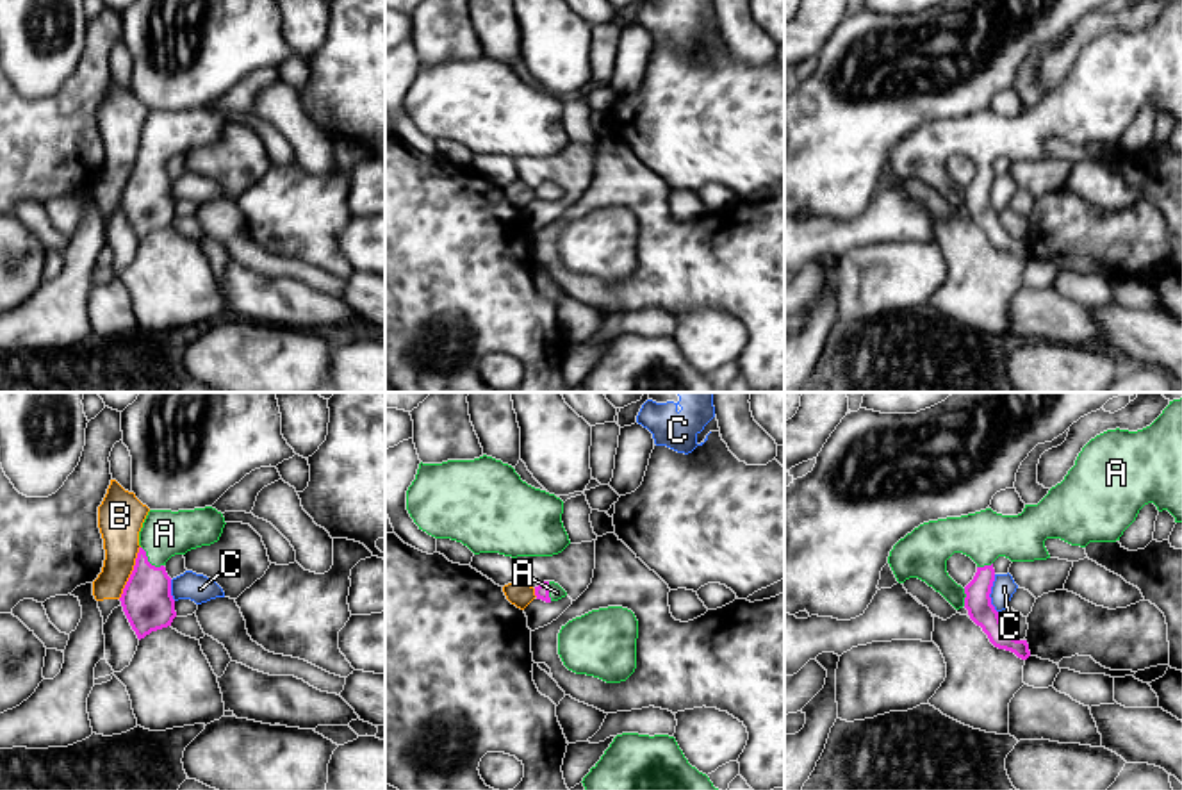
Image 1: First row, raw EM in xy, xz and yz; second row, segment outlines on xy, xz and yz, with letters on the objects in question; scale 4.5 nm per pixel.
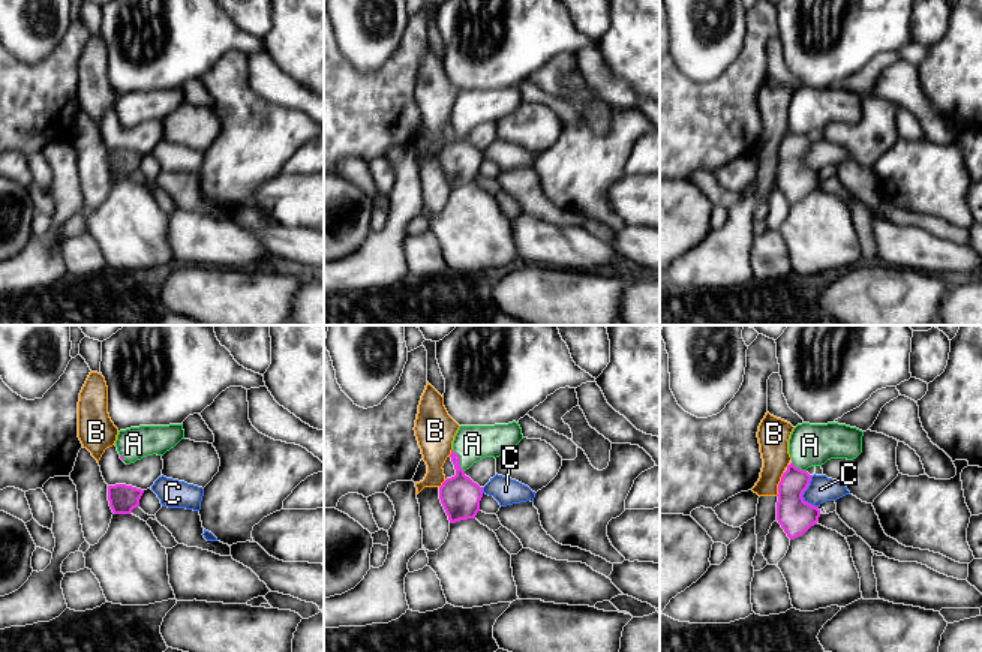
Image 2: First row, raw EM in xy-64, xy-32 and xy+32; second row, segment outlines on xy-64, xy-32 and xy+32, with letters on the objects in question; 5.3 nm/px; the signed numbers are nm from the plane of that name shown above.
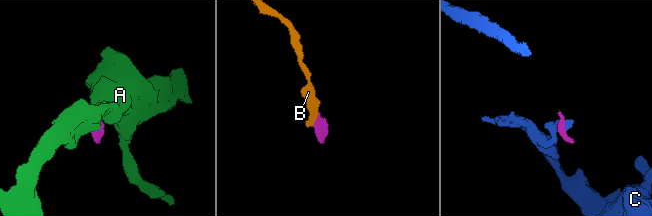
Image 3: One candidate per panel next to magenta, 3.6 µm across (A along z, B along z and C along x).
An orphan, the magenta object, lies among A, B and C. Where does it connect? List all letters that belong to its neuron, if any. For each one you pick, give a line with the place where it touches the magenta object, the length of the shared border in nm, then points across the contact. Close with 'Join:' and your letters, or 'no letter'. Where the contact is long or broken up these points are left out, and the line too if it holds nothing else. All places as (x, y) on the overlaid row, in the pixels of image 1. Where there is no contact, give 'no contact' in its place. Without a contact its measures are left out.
A: xy (147, 560) | 140 nm | across xy (147, 600), (147, 560), (164, 534)
Join: A

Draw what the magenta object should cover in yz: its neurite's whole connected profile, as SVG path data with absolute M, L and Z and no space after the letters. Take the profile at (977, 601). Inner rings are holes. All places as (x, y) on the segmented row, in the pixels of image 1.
M1182 398L1170 401L1162 414L1143 430L1116 428L1091 439L1064 480L1038 505L1025 505L1018 515L1002 515L986 508L923 523L893 546L888 564L899 583L909 578L925 581L956 610L964 606L995 647L1027 660L1030 656L1027 640L1013 638L991 605L993 562L998 556L1011 562L1047 560L1050 558L1045 547L1047 539L1061 539L1080 547L1089 542L1116 542L1148 503L1153 503L1159 512L1168 510L1175 523L1182 523ZM954 553L963 553L977 564L977 572L964 588L947 572L947 560Z

